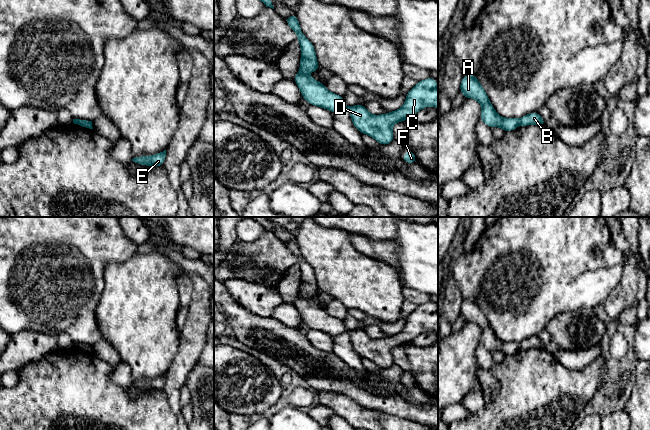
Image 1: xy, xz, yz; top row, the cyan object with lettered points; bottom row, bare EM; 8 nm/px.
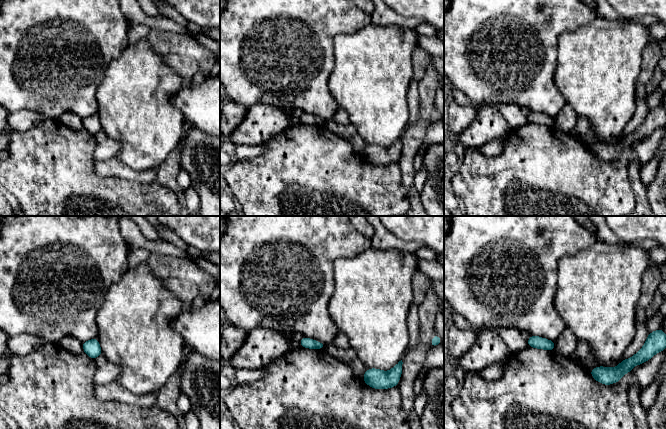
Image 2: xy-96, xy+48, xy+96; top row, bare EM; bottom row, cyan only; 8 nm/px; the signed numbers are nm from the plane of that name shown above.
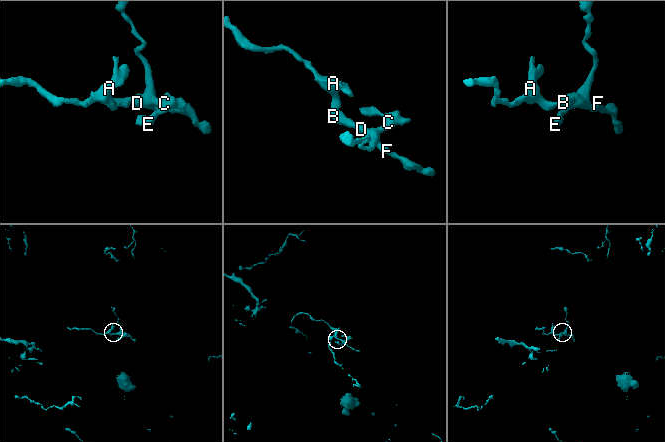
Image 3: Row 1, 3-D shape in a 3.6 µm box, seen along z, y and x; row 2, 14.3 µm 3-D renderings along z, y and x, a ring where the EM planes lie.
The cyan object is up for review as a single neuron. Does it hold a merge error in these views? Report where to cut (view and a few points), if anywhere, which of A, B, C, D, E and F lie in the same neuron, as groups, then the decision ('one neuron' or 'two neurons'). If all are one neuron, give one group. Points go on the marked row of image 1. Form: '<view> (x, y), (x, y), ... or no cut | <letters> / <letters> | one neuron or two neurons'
yz (518, 120), (520, 124) | A / B C D E F | two neurons

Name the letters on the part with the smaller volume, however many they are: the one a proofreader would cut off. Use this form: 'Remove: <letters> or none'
Remove: B, C, D, E, F

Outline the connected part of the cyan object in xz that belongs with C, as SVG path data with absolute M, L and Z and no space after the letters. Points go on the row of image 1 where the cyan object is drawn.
M298 72L293 80L309 104L328 109L332 113L348 108L355 128L362 134L371 136L381 145L387 145L394 140L392 127L395 123L410 119L425 107L438 108L438 85L431 77L417 82L406 94L405 103L400 109L382 115L370 114L361 104L347 106L343 97L331 93L324 84L307 74Z

